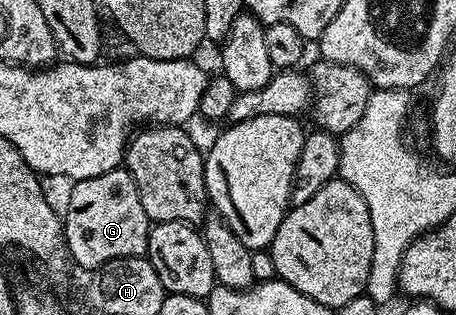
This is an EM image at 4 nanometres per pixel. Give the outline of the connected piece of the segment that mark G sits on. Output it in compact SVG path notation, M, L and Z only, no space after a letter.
M117 168L110 172L102 172L102 176L90 176L81 182L72 182L72 191L68 194L68 211L63 211L64 243L68 246L68 256L76 262L84 272L97 270L115 258L139 258L147 255L150 219L146 216L146 208L142 208L142 196L138 196L136 182L127 168Z

